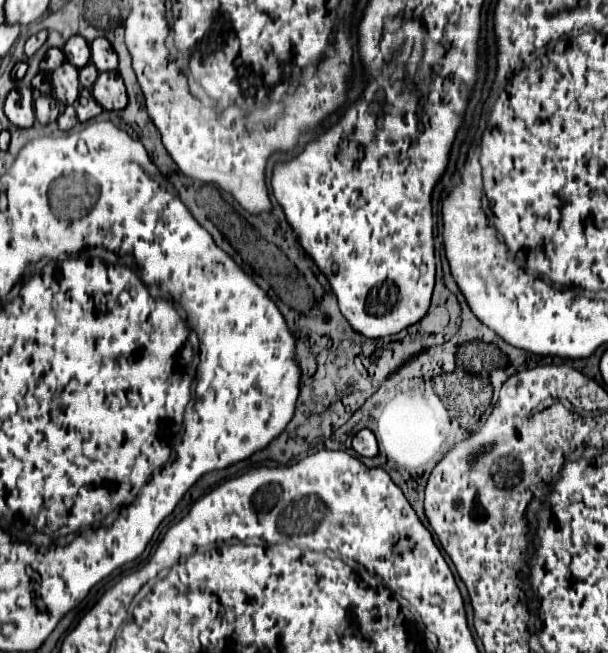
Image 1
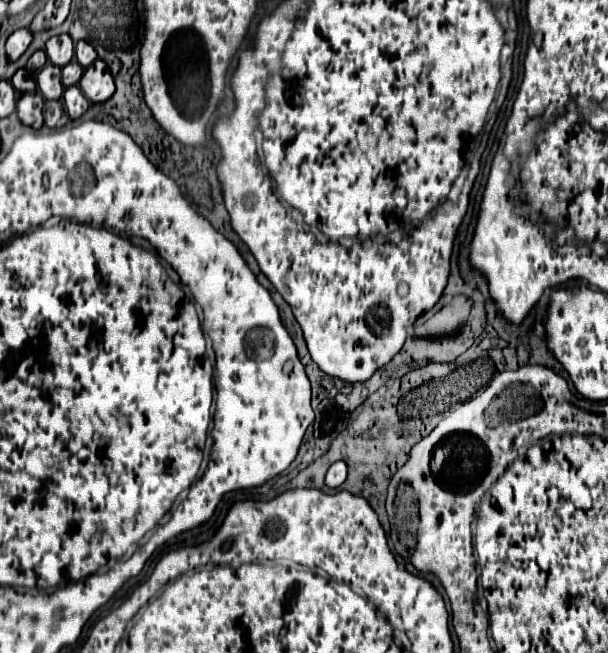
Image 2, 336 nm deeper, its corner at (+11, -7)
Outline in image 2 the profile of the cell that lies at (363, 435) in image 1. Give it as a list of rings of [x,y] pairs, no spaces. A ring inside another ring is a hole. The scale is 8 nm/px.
[[[334,462],[330,468],[328,468],[328,474],[326,474],[326,486],[328,488],[340,488],[346,480],[346,462]]]

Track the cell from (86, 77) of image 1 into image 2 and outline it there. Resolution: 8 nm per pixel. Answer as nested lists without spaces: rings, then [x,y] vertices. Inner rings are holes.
[[[72,60],[70,64],[66,64],[62,68],[62,84],[64,86],[76,86],[78,80],[82,78],[82,74],[84,74],[84,68],[76,60]]]

